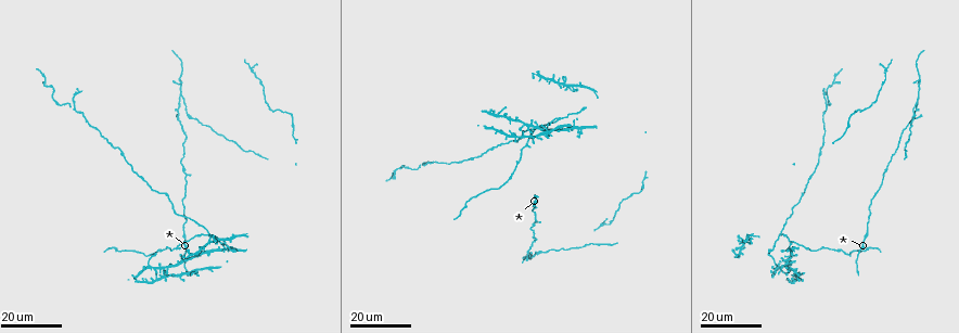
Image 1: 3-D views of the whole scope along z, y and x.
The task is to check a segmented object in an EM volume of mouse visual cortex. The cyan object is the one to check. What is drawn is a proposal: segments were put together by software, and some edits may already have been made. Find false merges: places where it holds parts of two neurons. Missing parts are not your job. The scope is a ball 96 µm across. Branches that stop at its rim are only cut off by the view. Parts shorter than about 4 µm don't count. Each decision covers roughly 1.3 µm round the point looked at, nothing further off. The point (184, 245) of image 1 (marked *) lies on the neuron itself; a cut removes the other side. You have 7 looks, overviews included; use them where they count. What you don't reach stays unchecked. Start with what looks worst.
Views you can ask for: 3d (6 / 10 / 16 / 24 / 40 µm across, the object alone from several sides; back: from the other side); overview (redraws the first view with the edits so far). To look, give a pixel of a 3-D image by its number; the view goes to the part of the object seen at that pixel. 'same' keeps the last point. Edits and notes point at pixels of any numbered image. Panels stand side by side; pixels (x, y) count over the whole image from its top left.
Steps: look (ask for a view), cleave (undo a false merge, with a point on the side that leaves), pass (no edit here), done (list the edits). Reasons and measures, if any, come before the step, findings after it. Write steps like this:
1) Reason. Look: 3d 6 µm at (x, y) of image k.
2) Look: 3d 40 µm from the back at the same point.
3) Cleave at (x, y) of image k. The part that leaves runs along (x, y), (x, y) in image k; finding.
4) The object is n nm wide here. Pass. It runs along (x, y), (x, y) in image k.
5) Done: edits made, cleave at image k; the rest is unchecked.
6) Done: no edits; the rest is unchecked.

Four arms meet. Look: 3d 16 µm at (208, 233) of image 1.

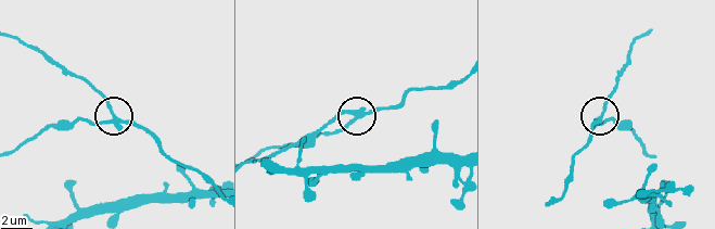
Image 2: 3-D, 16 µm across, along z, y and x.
Look: 3d 10 µm at (114, 120) of image 2.

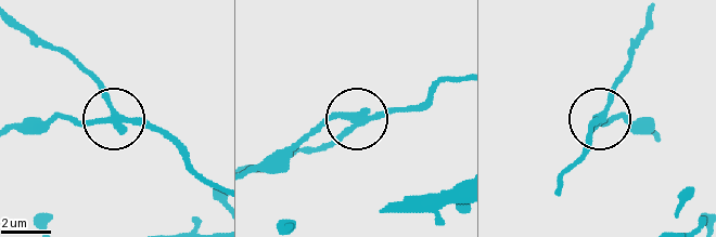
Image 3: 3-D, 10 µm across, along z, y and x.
4 arms meet here. Pass. It runs along (253, 169), (278, 165), (334, 119), (419, 110) in image 3; all the same neuron.

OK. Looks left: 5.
Small branch off a trunk. Look: 3d 24 µm at (151, 264) of image 1.

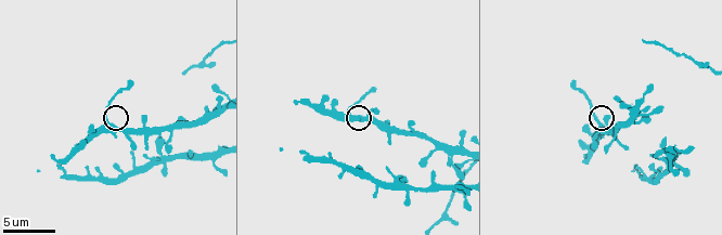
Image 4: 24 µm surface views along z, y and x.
Closer look. Look: 3d 10 µm at (598, 120) of image 4.

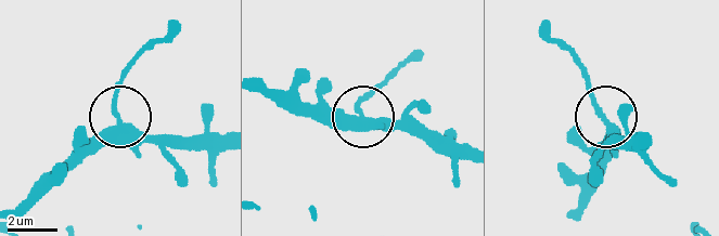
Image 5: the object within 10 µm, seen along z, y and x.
3 arms meet here. Cleave at (118, 82) of image 5. The part that leaves runs along (117, 116), (119, 81), (177, 21) in image 5; two neurons meet here.

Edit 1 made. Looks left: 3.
Arms part here. Look: 3d 16 µm at (918, 95) of image 1.

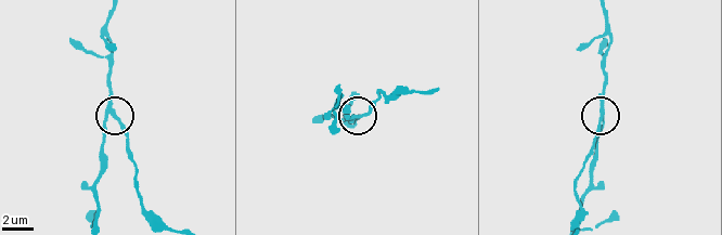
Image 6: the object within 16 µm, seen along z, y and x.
Look: 3d 10 µm at (603, 109) of image 6.

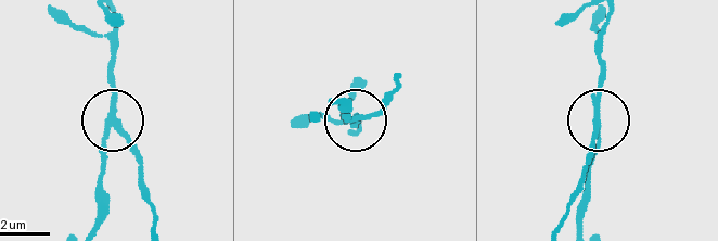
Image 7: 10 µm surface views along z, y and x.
The side arm is 18 µm long. Cleave at (136, 154) of image 7. The part that leaves runs along (118, 123), (156, 220) in image 7; a second neuron is stuck on.

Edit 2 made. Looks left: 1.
Done: edits made, cleave at image 5, cleave at image 7; the rest is unchecked.

